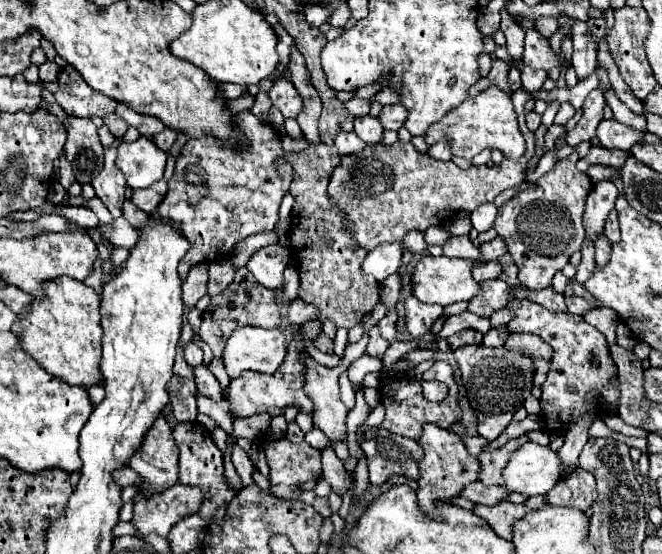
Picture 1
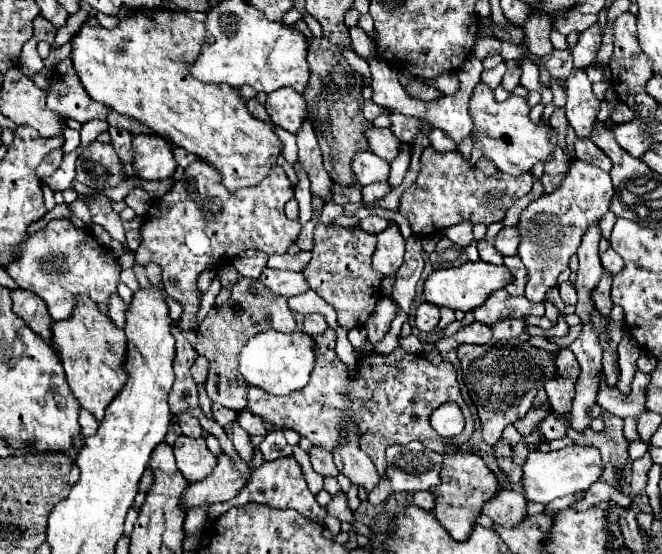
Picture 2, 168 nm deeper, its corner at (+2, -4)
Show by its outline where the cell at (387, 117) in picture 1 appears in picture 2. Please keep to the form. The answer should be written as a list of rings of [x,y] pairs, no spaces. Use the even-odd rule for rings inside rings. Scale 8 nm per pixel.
[[[392,114],[390,120],[392,120],[392,130],[394,130],[394,134],[396,134],[404,144],[408,144],[410,150],[412,150],[414,138],[418,136],[418,130],[420,130],[418,118],[402,116],[402,114]]]

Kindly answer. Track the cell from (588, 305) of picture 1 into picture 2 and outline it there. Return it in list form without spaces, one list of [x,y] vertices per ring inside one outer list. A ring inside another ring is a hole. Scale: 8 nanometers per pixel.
[[[562,282],[558,288],[560,288],[560,296],[562,296],[562,300],[564,300],[566,304],[574,306],[574,304],[576,304],[576,290],[574,290],[574,286],[572,286],[570,282]]]

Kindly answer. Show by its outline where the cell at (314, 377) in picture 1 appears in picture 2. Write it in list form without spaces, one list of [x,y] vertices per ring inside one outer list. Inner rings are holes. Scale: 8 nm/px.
[[[352,426],[352,432],[348,432],[346,436],[348,436],[348,444],[334,450],[334,464],[354,486],[372,492],[374,486],[378,486],[380,482],[376,466],[372,464],[370,456],[358,448],[360,436],[356,434],[356,426]]]

